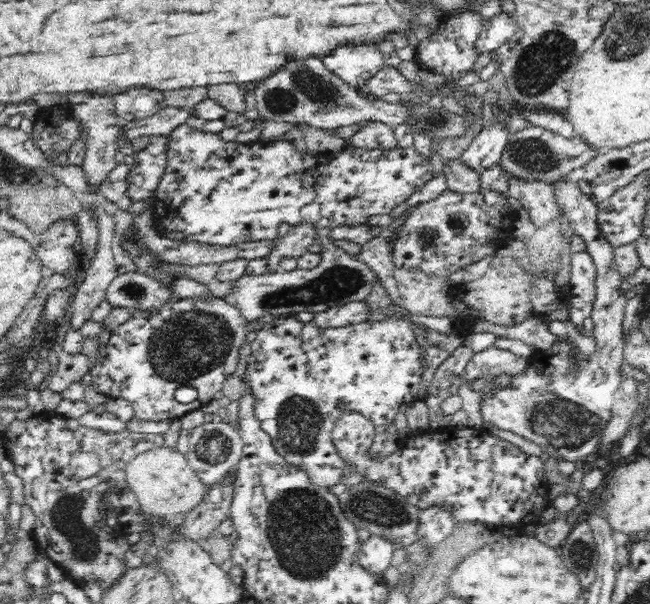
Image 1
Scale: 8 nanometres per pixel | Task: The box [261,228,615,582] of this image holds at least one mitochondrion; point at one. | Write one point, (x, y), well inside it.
(561, 424)

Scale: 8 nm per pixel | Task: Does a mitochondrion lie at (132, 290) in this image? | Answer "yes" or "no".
yes

